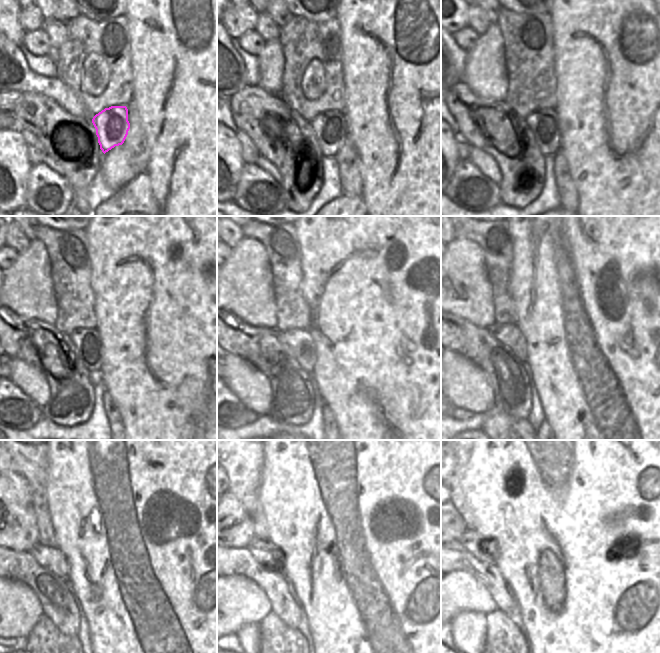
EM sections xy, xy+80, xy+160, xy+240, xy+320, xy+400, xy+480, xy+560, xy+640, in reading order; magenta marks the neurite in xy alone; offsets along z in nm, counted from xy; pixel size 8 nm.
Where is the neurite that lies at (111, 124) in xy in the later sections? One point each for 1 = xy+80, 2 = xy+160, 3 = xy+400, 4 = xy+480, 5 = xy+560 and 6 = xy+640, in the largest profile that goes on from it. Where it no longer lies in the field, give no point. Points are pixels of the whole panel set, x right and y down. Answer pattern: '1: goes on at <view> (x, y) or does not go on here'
1: goes on at xy+80 (329, 127)
2: goes on at xy+160 (544, 124)
3: goes on at xy+400 (508, 334)
4: goes on at xy+480 (51, 558)
5: goes on at xy+560 (261, 550)
6: goes on at xy+640 (470, 539)

